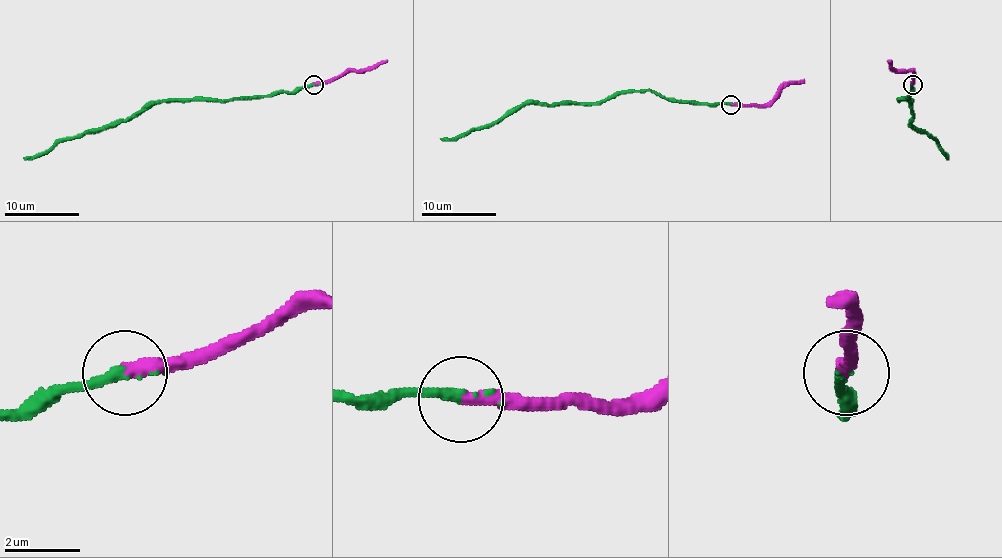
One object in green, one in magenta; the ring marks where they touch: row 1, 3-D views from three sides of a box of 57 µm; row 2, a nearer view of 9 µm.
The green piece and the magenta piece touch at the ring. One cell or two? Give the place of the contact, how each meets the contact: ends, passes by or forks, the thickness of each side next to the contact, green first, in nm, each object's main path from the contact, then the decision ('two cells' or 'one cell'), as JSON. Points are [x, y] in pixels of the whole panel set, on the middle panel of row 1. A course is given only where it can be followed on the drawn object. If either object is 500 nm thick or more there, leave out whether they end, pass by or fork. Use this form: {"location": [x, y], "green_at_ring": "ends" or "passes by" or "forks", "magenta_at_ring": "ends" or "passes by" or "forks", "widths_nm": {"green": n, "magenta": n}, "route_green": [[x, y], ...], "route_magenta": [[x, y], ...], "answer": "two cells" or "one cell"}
{"location": [731, 104], "green_at_ring": "passes by", "magenta_at_ring": "ends", "widths_nm": {"green": 220, "magenta": 400}, "route_green": [[730, 104], [666, 100], [649, 91], [617, 91], [599, 102], [523, 104], [459, 138], [441, 138]], "route_magenta": [[730, 104], [768, 104], [783, 89], [803, 79]], "answer": "one cell"}

